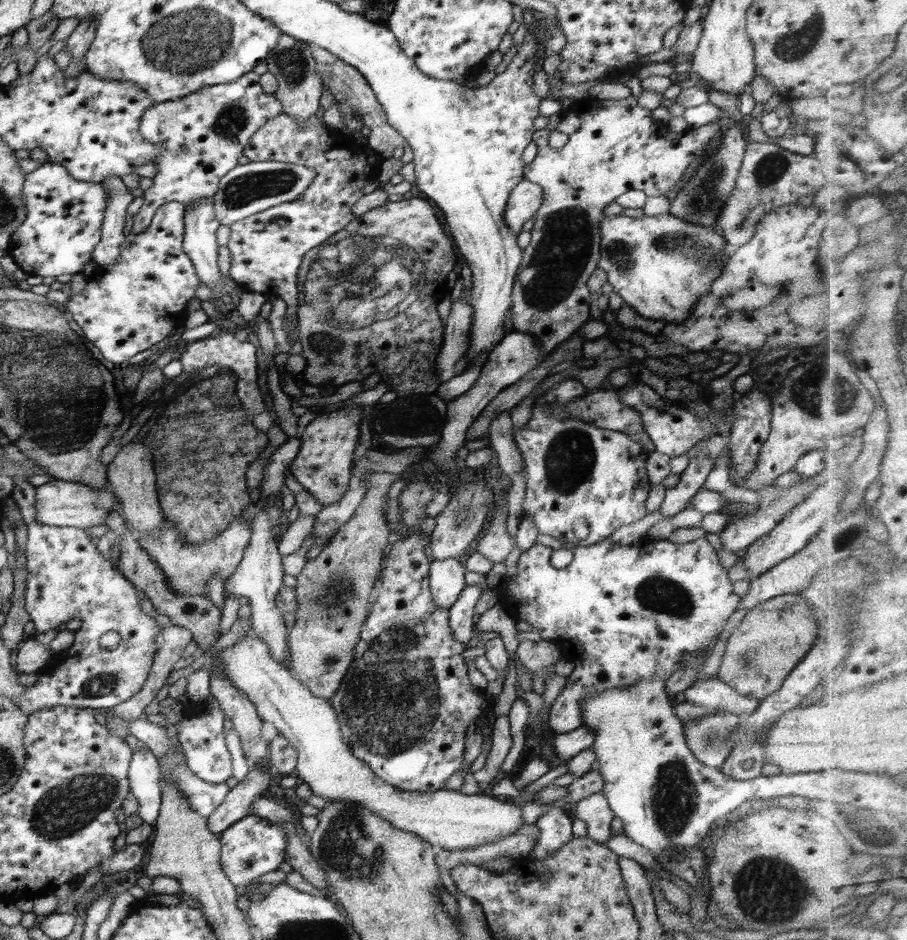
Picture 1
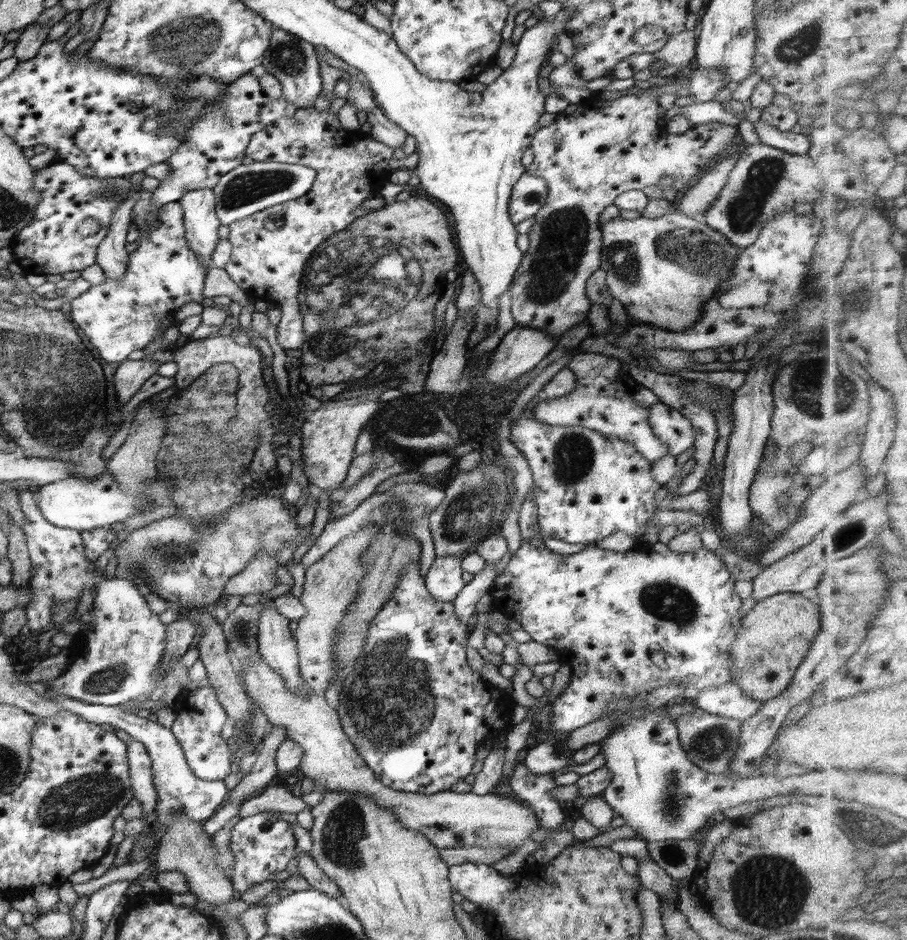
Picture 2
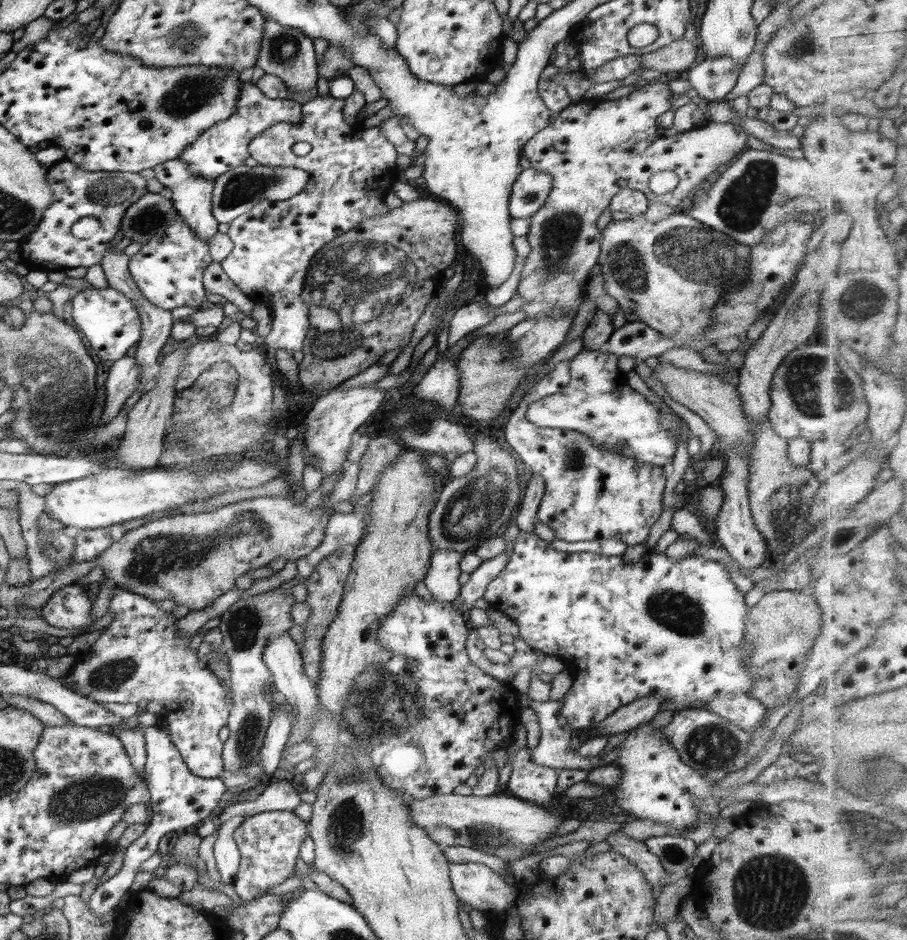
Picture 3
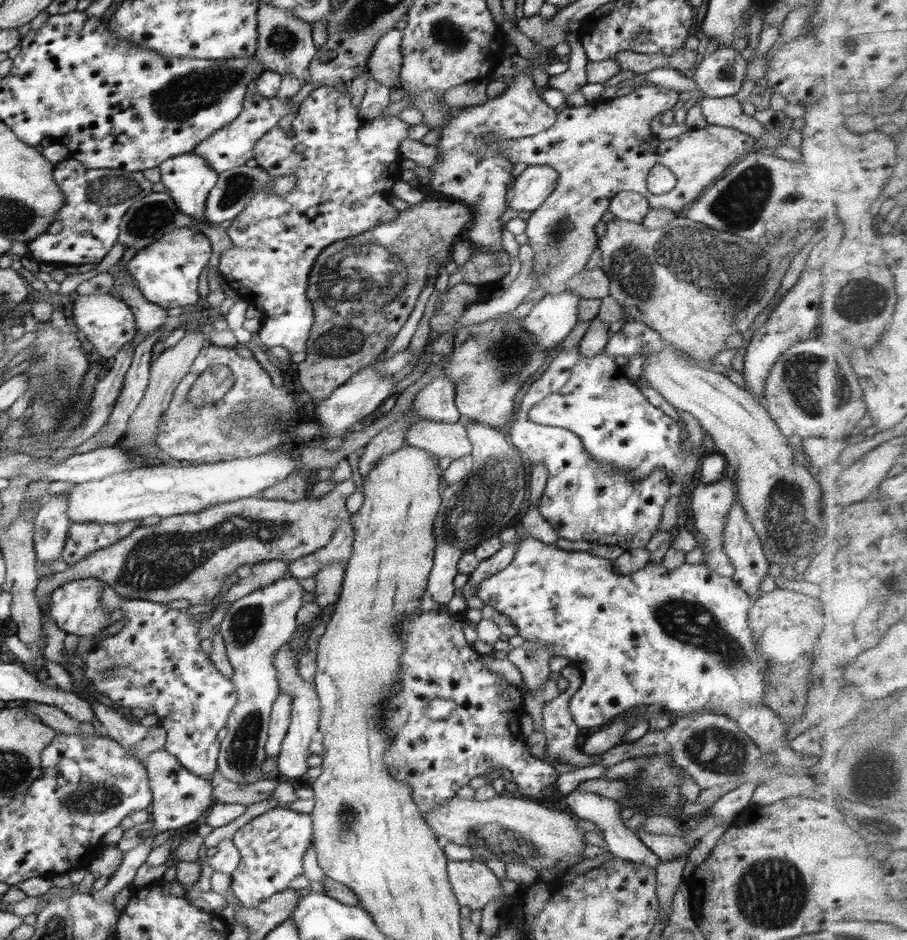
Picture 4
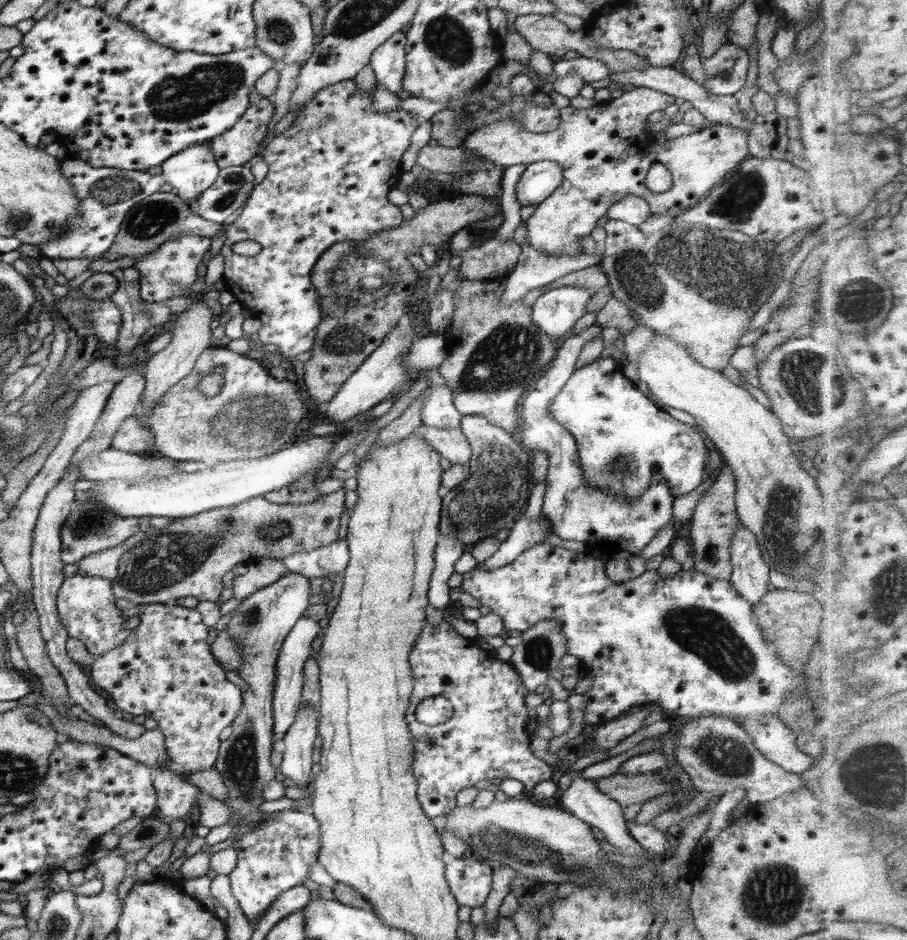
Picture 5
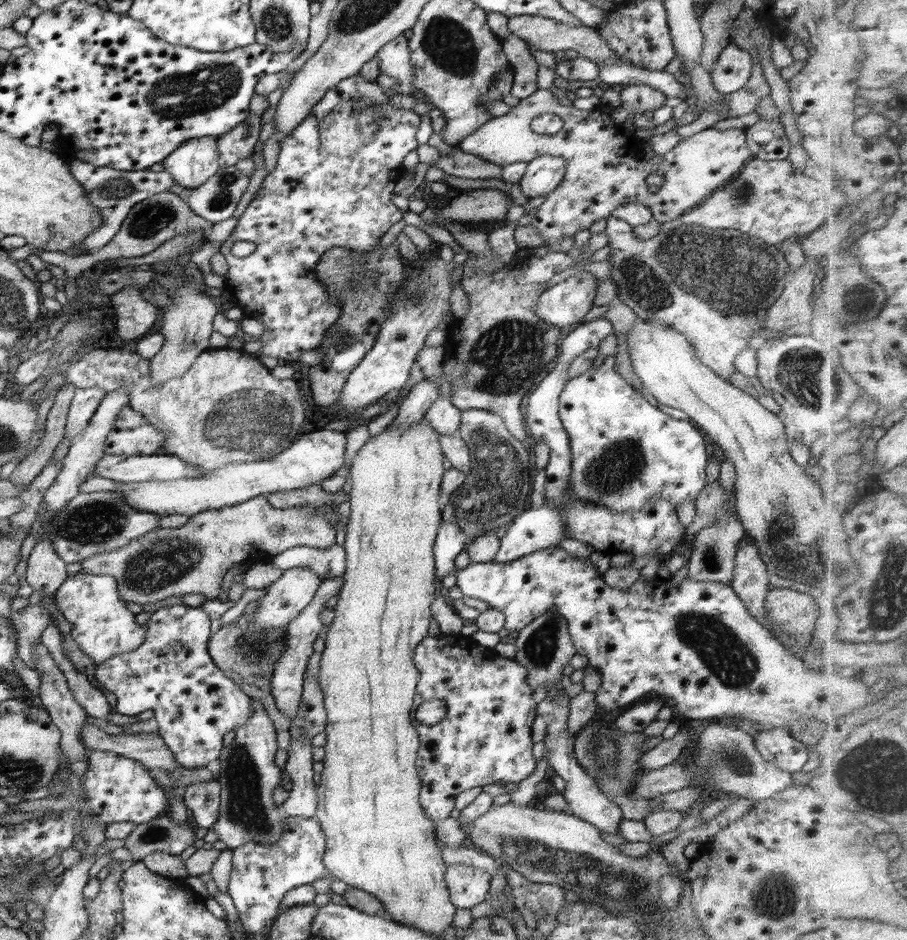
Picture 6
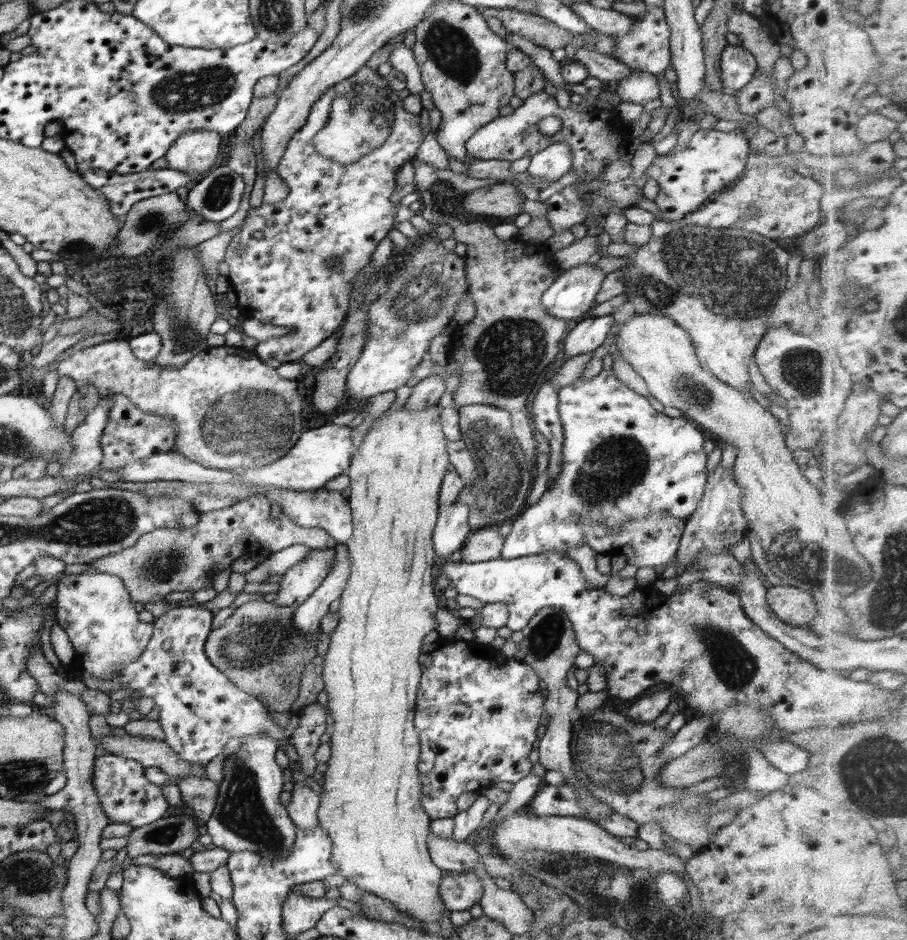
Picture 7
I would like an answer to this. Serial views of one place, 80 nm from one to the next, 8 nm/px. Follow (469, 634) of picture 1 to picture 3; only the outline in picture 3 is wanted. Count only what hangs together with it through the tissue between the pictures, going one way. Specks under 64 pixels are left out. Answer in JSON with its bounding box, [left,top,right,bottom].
[459,552,509,616]

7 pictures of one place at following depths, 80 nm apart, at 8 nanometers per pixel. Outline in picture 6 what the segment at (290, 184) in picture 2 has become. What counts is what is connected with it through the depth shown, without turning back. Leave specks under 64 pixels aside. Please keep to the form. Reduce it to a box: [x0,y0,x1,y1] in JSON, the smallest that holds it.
[185,166,250,224]

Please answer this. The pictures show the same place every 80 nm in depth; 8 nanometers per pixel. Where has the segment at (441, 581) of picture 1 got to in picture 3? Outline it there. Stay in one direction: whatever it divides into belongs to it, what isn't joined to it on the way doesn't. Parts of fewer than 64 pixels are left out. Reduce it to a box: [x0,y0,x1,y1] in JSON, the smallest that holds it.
[424,549,463,604]

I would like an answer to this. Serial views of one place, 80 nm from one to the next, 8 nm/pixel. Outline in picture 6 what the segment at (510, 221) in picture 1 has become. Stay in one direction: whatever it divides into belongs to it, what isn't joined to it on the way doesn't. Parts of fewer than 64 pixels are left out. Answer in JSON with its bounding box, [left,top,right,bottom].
[518,154,566,198]

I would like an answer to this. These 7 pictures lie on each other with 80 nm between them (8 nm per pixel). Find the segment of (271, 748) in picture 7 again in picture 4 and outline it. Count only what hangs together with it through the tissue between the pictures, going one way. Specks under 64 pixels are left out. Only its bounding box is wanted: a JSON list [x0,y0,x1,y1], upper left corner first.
[217,577,305,785]

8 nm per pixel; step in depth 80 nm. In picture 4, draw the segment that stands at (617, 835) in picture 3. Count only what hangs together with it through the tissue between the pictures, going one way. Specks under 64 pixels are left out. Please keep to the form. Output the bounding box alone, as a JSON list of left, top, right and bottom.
[566,789,661,870]

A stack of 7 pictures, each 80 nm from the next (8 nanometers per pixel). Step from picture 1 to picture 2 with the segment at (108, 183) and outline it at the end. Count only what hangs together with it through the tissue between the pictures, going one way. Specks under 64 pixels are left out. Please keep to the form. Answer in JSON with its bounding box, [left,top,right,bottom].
[96,198,139,281]

